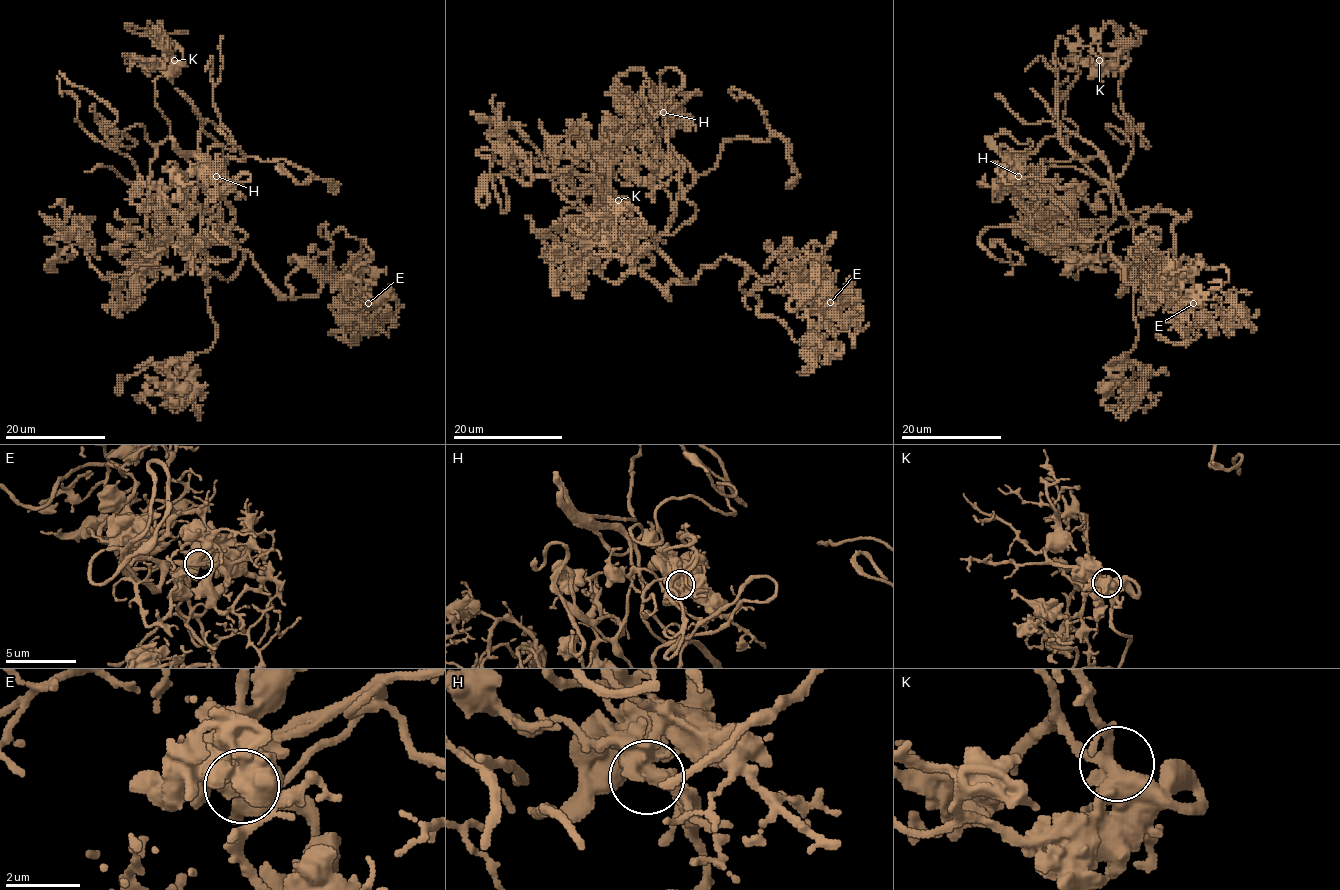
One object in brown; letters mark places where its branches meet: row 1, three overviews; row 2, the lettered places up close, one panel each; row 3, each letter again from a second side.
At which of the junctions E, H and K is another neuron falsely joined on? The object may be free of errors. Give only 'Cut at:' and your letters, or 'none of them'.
Cut at: none of them

